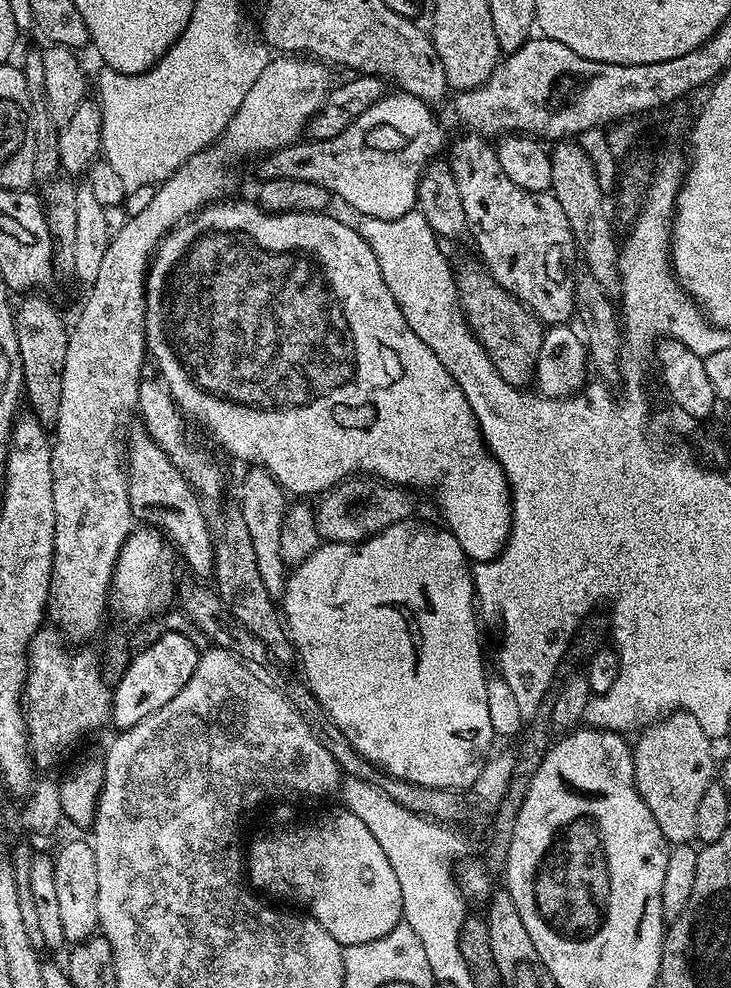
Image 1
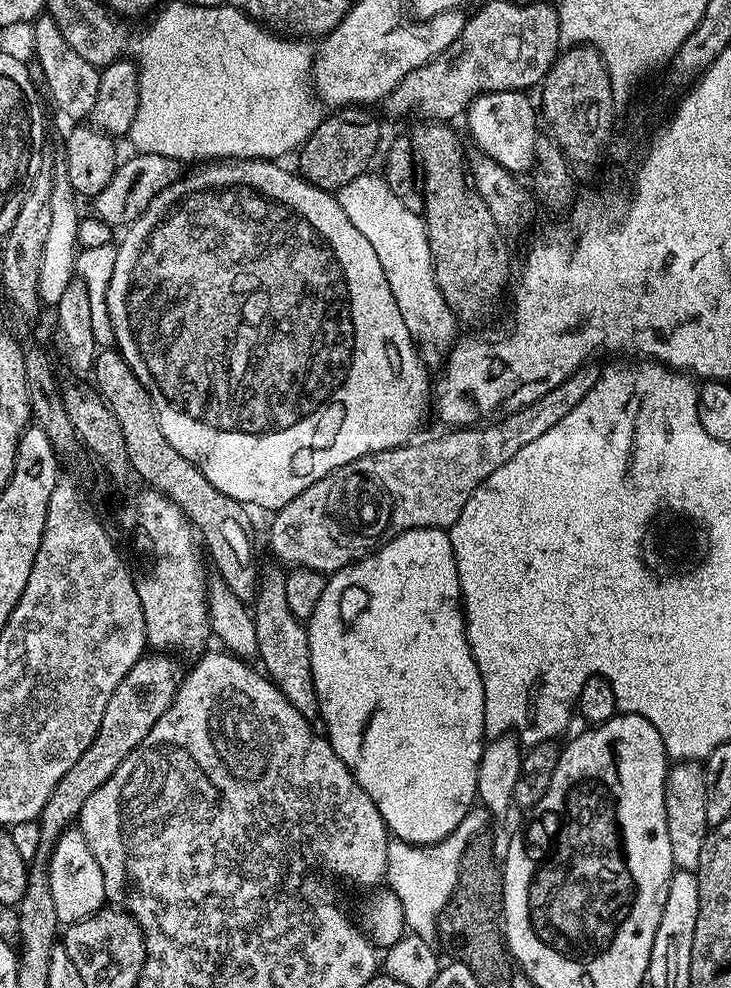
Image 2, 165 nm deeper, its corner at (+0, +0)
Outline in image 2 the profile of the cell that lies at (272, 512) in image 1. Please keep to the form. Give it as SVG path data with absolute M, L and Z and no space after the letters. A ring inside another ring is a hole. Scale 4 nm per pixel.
M274 570L265 574L259 581L254 601L252 621L254 622L254 634L258 634L258 660L261 660L263 671L266 673L272 685L284 695L286 702L298 710L309 722L315 721L320 715L320 703L318 694L314 690L314 674L310 666L310 642L308 641L307 627L294 614L290 614L290 606L286 602L285 573Z

